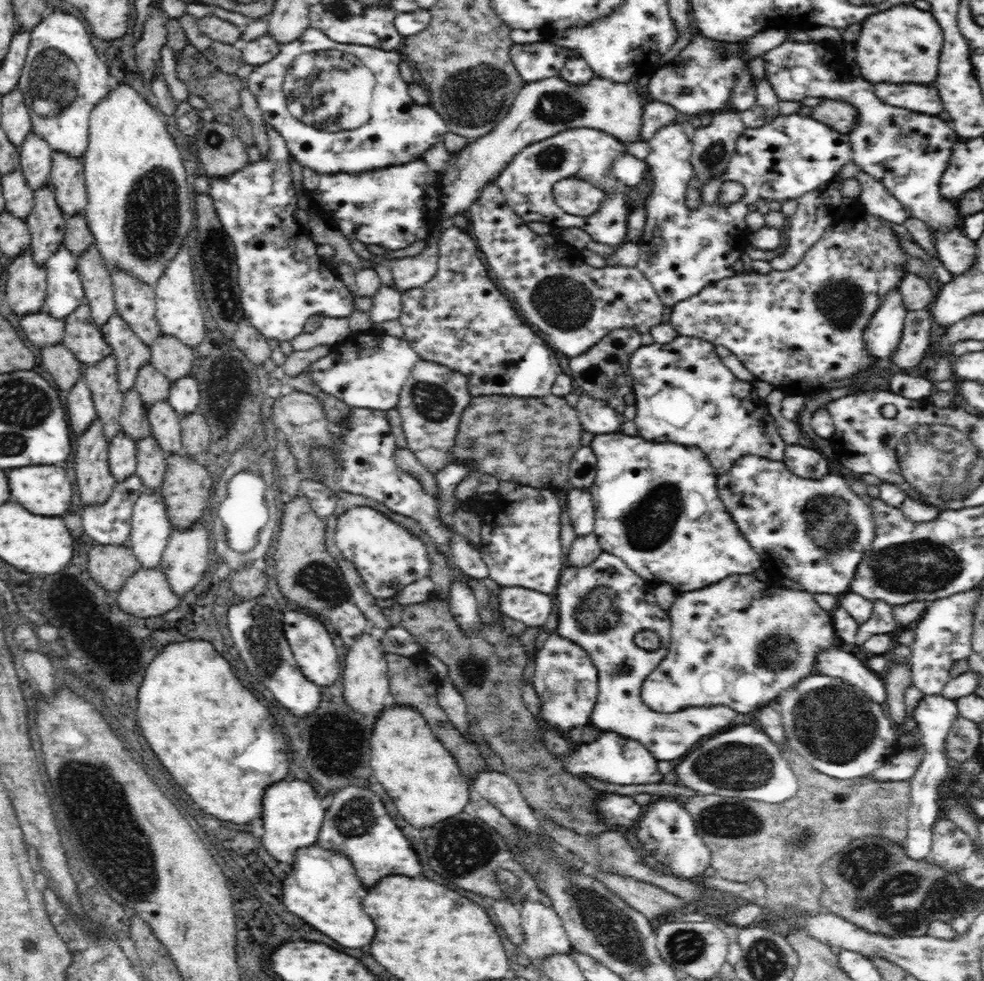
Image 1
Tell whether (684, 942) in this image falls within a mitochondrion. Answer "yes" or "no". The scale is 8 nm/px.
yes

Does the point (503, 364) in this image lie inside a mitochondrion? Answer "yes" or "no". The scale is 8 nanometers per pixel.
yes

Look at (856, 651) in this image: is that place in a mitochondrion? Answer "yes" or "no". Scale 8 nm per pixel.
no

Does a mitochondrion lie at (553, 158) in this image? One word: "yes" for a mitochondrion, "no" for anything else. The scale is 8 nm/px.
yes

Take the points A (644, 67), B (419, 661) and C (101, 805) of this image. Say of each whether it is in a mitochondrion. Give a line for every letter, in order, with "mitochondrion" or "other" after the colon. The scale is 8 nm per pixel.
A: other
B: mitochondrion
C: mitochondrion

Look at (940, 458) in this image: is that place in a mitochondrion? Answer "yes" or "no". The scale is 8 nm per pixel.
yes

